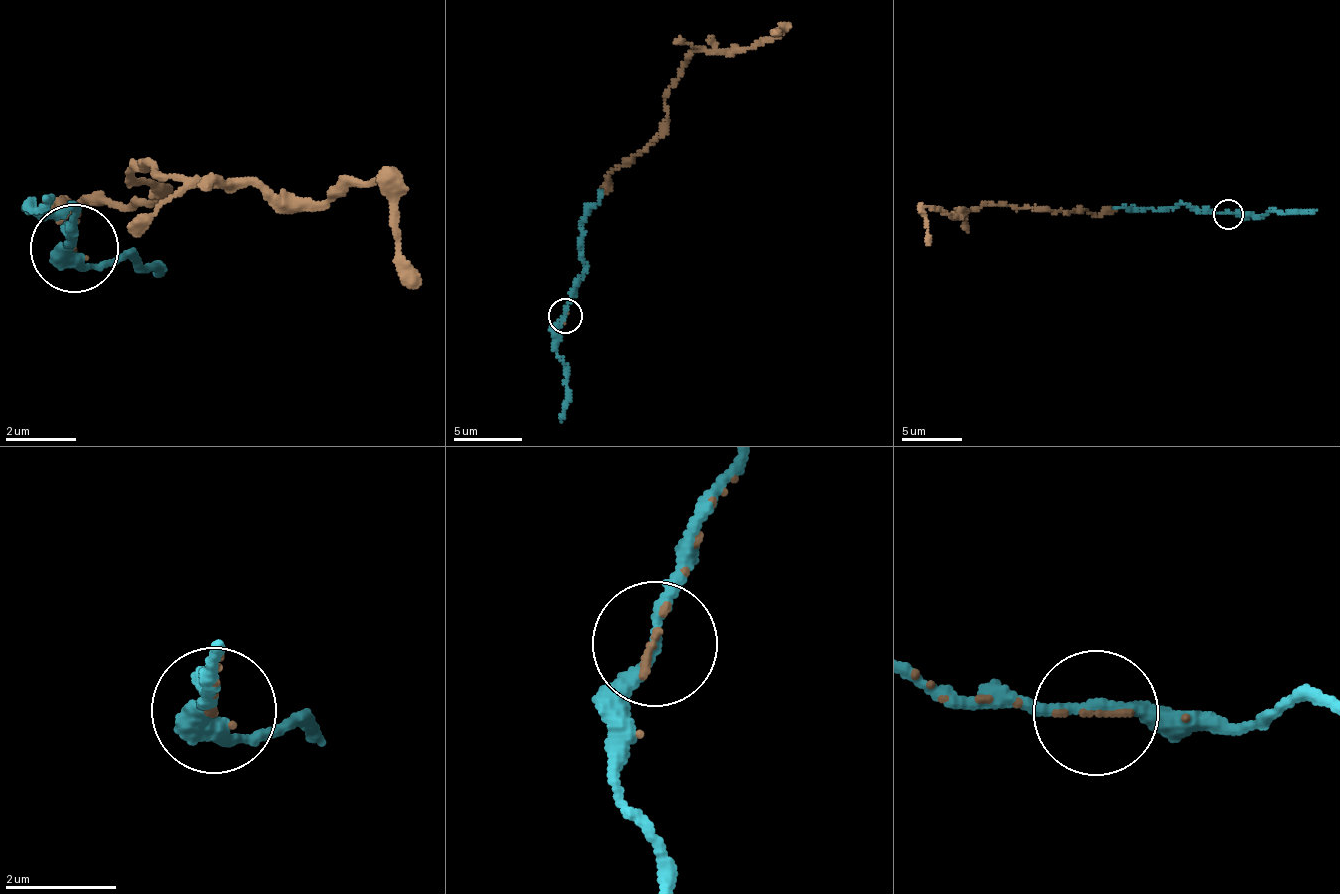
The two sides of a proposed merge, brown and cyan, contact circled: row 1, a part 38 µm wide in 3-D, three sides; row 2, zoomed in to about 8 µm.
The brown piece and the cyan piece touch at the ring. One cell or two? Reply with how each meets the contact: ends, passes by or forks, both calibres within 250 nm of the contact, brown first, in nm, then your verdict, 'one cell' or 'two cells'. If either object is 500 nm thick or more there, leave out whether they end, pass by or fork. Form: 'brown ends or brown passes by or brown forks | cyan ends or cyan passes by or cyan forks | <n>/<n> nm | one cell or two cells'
brown ends | cyan passes by | 90/200 nm | one cell

